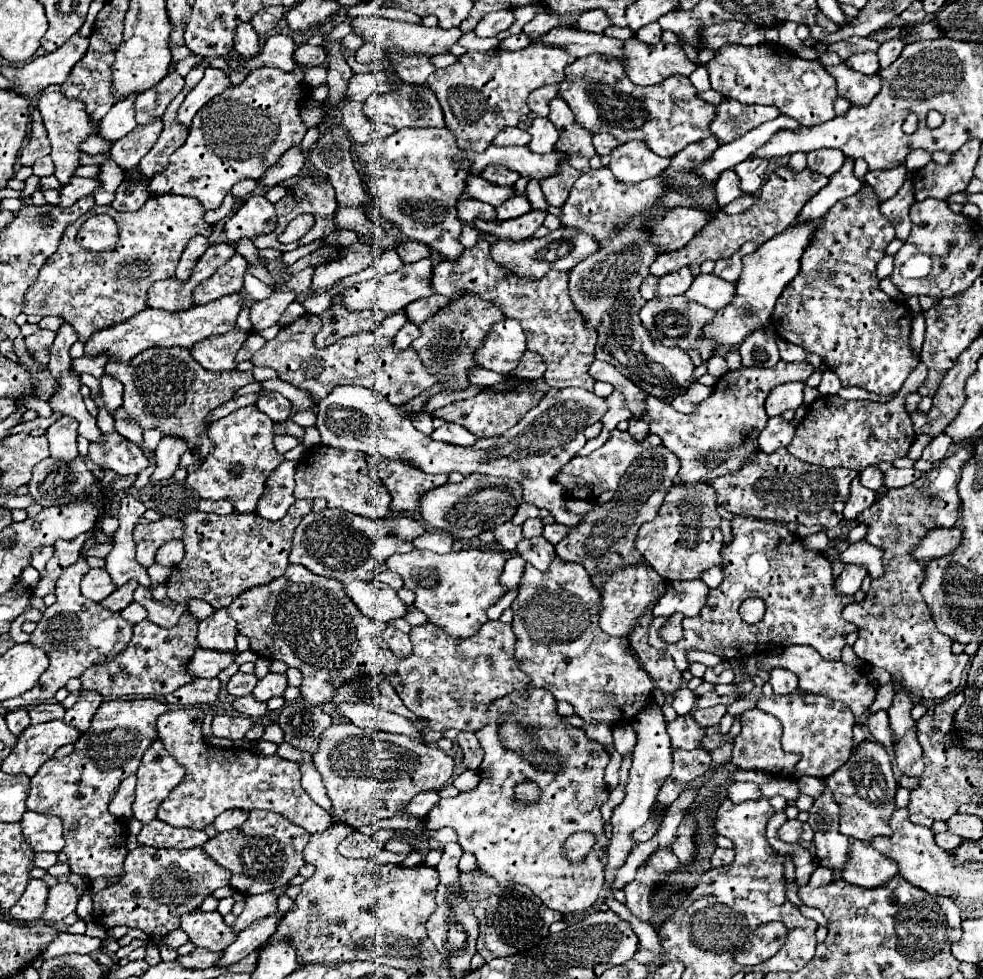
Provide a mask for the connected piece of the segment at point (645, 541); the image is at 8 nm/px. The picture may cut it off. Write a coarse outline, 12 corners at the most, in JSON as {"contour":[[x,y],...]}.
{"contour":[[675,484],[635,548],[665,580],[723,564],[711,484]]}

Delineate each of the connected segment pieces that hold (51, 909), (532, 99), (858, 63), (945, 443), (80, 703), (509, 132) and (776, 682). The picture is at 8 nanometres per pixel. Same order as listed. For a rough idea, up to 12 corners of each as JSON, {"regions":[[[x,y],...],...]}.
{"regions":[[[75,886],[49,888],[45,922],[59,922],[77,906]],[[541,86],[527,98],[537,116],[549,114],[549,100],[557,96],[557,86]],[[875,52],[855,54],[847,66],[863,74],[877,74],[879,60]],[[937,434],[923,450],[921,460],[939,462],[945,458],[951,436]],[[83,690],[63,720],[83,734],[103,702],[99,692]],[[517,126],[503,128],[495,146],[525,146],[529,134]],[[773,668],[769,684],[775,694],[797,688],[797,676],[787,668]]]}

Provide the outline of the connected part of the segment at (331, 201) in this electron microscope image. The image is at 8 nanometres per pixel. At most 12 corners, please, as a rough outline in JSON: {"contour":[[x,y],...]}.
{"contour":[[303,178],[275,204],[277,226],[253,238],[273,248],[289,220],[309,212],[331,218],[335,190],[327,180]]}

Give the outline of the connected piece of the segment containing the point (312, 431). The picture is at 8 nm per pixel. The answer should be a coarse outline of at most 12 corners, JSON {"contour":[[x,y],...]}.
{"contour":[[315,426],[305,428],[303,446],[313,448],[321,444],[319,430]]}

